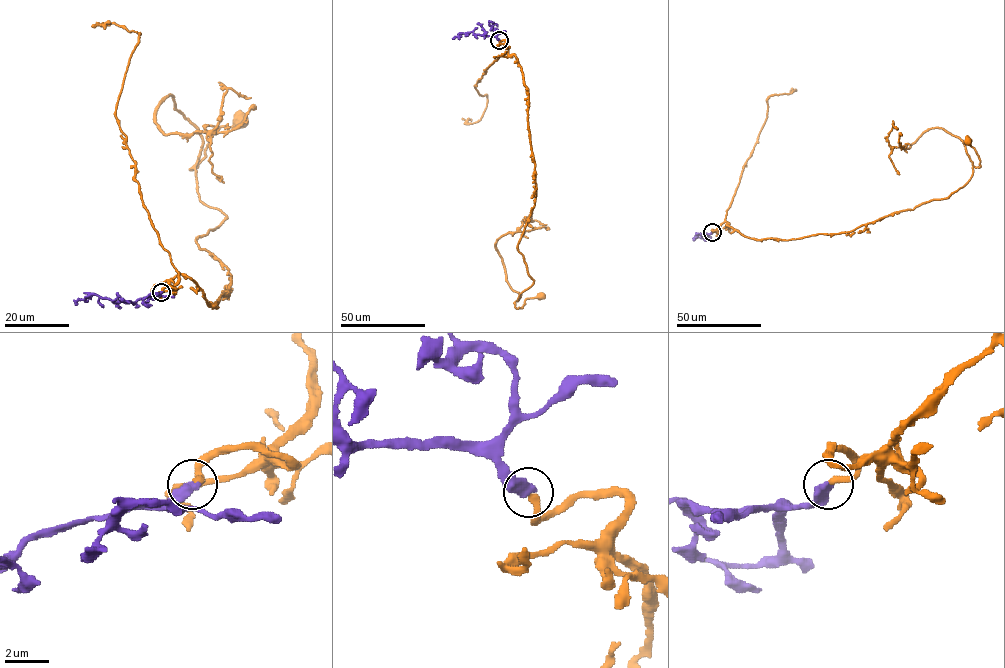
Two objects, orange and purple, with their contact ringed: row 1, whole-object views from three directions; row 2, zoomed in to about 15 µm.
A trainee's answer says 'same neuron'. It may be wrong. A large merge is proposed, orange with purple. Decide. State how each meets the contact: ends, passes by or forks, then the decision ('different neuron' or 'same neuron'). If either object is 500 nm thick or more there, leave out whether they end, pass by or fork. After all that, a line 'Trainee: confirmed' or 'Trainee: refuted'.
same neuron
Trainee: confirmed

